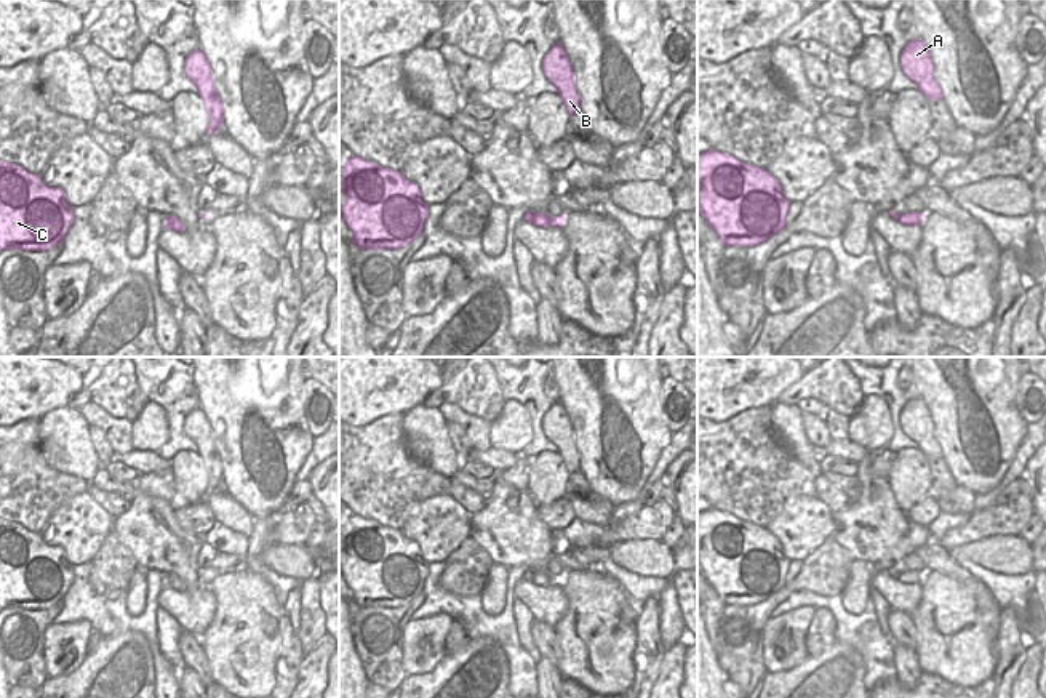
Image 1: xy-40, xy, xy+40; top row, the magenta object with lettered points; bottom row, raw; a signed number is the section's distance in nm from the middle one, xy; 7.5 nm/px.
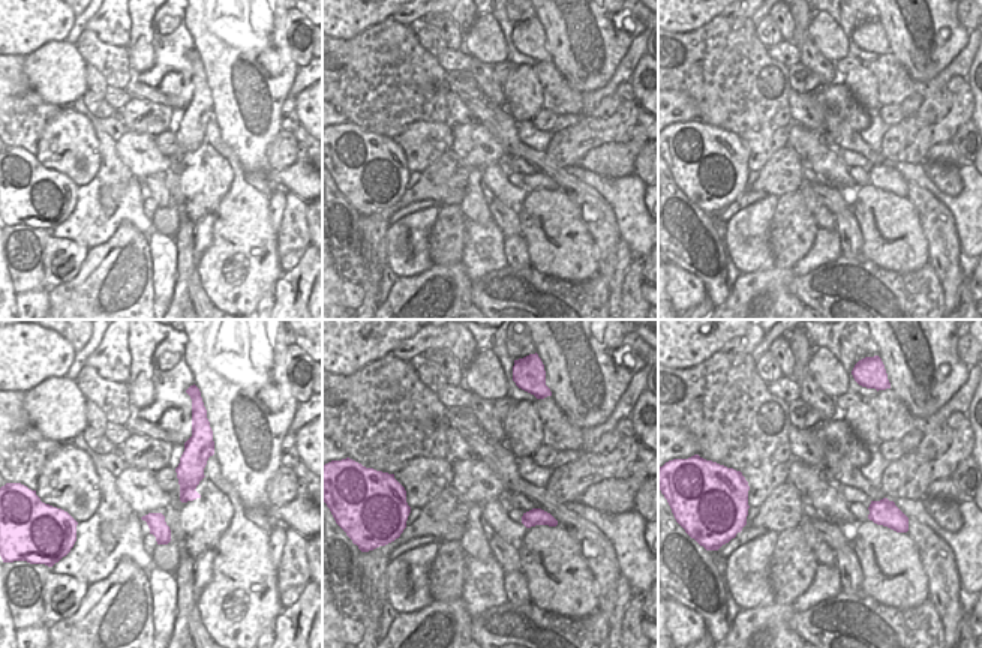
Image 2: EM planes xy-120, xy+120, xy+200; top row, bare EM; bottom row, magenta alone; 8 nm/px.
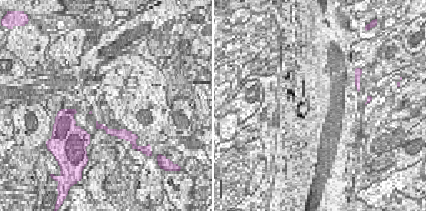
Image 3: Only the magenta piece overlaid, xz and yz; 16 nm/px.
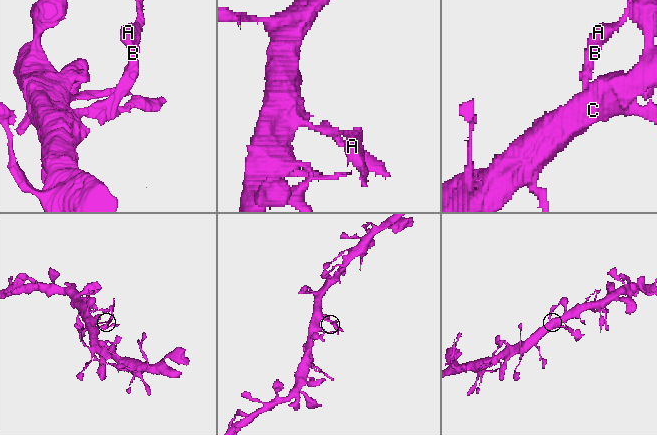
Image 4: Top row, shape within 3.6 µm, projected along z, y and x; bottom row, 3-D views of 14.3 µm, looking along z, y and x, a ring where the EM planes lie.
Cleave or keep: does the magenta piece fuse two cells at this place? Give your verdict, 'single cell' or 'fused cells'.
single cell

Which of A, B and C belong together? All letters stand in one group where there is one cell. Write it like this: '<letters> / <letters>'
A B C

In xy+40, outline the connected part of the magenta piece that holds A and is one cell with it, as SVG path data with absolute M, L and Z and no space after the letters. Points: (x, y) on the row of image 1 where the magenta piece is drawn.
M923 40L907 42L900 53L900 69L916 85L926 101L942 99L940 85L934 80L934 64Z

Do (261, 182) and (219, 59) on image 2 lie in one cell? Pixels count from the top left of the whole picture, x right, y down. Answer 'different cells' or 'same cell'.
different cells

